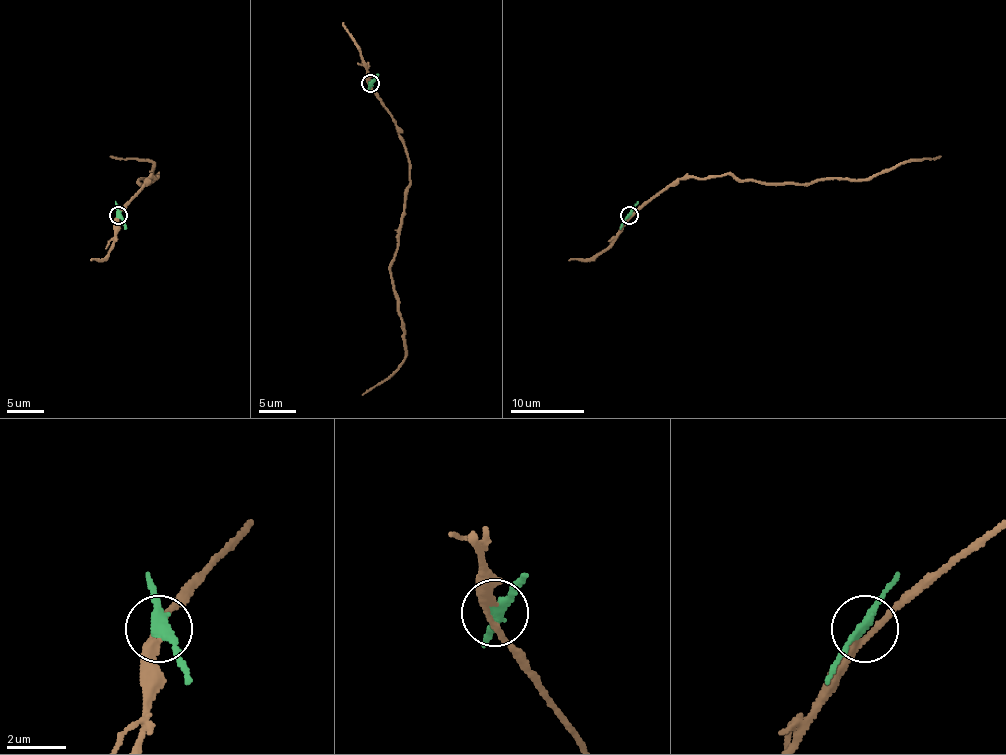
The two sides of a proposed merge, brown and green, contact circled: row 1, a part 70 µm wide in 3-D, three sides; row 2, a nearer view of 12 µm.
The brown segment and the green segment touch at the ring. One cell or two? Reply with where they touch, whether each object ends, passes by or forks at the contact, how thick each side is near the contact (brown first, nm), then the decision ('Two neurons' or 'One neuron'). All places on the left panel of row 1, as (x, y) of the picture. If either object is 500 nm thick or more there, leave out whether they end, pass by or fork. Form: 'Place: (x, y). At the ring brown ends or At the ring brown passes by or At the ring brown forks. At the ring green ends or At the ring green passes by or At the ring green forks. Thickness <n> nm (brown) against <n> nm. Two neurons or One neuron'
Place: (118, 215). At the ring brown passes by. At the ring green passes by. Thickness 240 nm (brown) against 320 nm. Two neurons

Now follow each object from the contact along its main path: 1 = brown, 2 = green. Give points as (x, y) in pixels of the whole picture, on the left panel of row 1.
1: (118, 216), (147, 179), (158, 174), (149, 183), (138, 181), (142, 178), (149, 179), (153, 163), (110, 156)
2: (118, 214), (125, 229)

